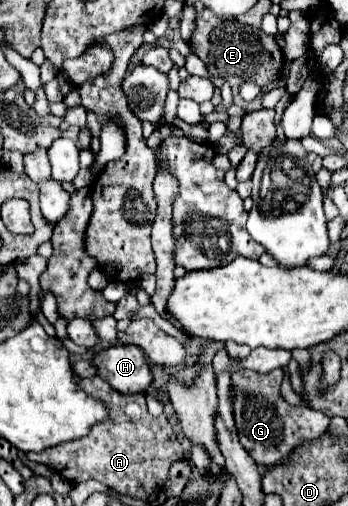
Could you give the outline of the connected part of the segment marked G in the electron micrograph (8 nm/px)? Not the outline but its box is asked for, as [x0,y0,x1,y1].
[232,370,330,466]

